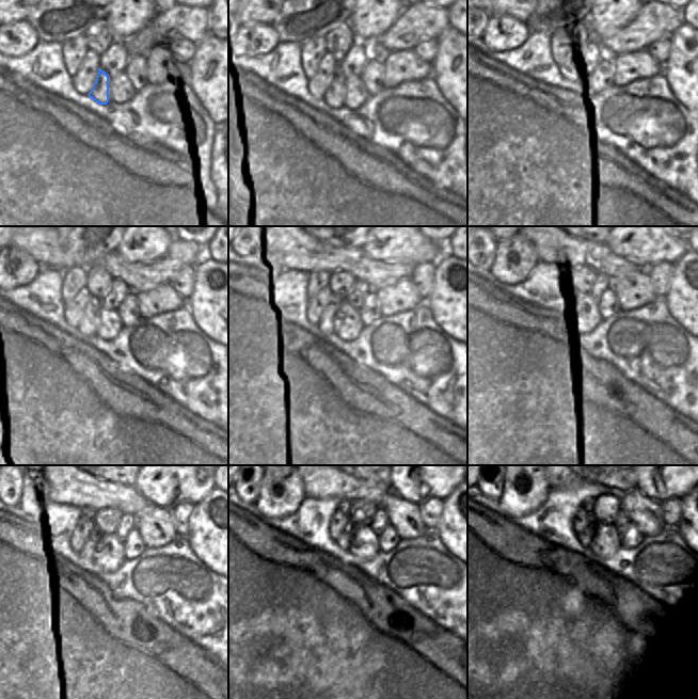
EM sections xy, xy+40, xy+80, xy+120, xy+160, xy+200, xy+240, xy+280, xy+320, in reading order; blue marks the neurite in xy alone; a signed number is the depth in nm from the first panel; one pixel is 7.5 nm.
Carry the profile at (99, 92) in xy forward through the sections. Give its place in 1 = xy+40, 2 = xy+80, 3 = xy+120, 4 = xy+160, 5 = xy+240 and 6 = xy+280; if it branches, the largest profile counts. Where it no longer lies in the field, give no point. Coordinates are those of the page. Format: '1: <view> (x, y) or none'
1: xy+40 (335, 96)
2: xy+80 (574, 83)
3: xy+120 (89, 326)
4: xy+160 (327, 326)
5: xy+240 (84, 559)
6: xy+280 (342, 528)

